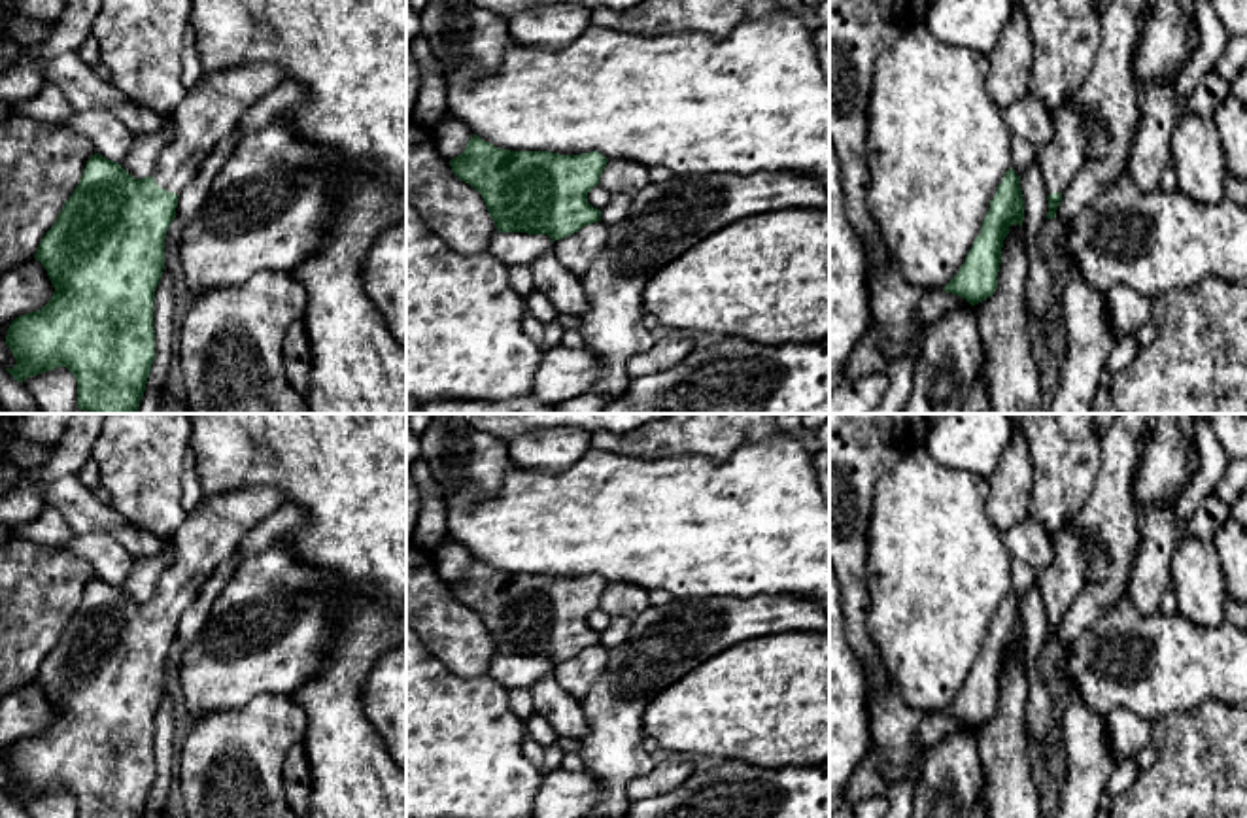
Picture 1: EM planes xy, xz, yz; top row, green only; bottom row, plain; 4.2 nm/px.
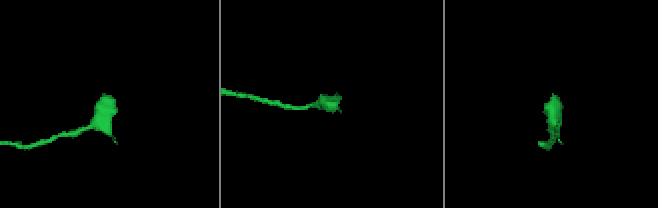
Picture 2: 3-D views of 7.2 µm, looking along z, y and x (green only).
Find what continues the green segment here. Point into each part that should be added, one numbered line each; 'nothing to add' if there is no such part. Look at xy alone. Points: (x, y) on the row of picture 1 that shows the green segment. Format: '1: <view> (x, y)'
1: xy (212, 108)

